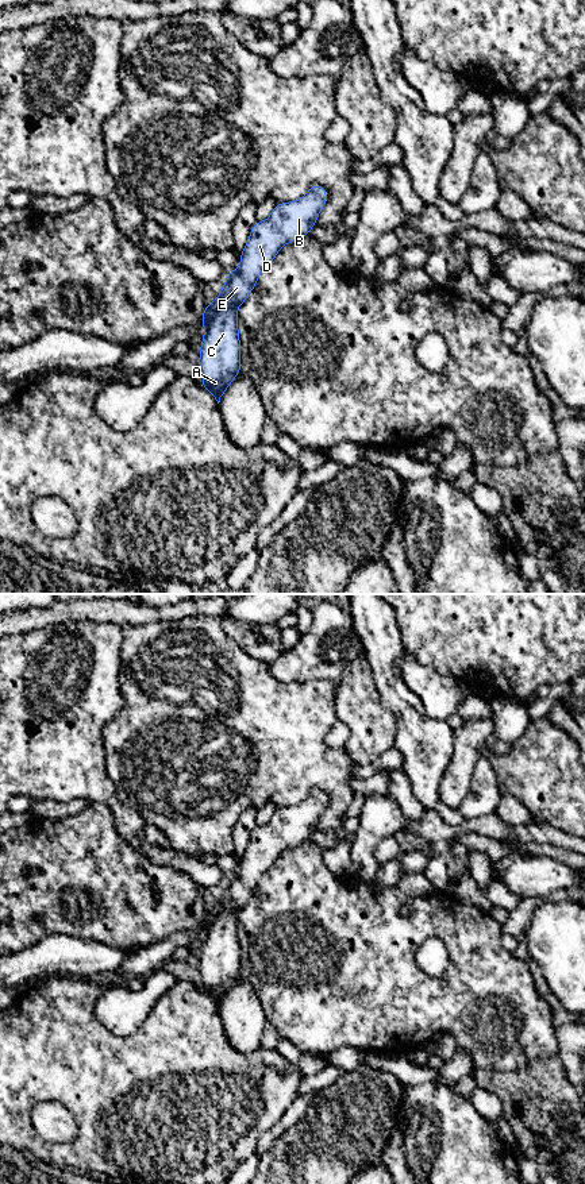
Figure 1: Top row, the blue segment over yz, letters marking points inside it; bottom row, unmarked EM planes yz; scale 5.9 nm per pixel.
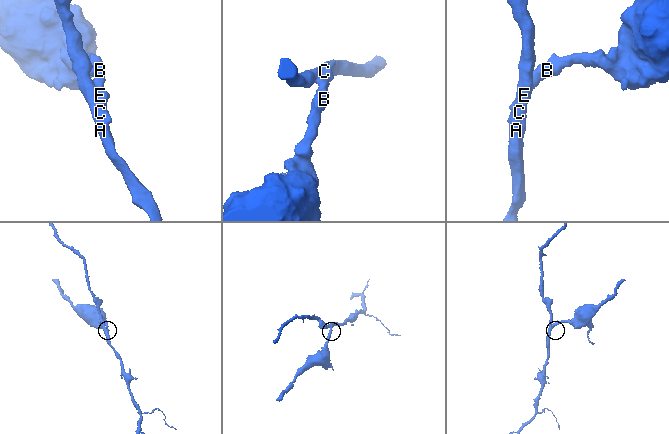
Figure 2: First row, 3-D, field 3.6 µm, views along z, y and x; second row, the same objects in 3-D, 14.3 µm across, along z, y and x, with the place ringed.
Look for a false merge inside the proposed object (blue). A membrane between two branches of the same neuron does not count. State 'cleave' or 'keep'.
cleave

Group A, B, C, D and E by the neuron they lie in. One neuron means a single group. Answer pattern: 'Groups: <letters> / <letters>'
Groups: A C / B D E

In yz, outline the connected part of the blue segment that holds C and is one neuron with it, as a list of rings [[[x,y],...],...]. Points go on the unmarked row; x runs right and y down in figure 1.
[[[226,907],[204,930],[199,971],[204,991],[218,1006],[240,977],[238,911]]]

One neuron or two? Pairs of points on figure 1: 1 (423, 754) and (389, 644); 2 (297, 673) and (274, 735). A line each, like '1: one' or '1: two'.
1: one
2: two

